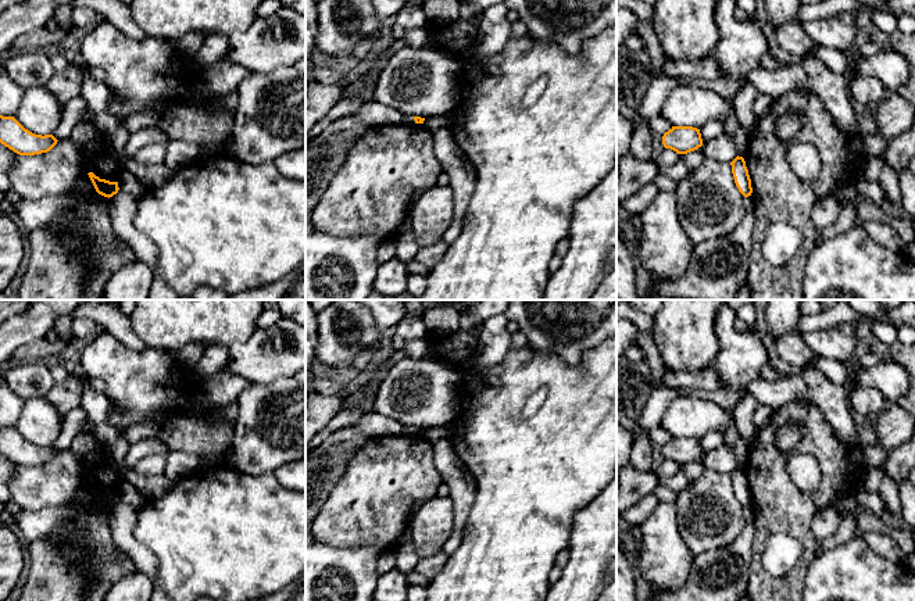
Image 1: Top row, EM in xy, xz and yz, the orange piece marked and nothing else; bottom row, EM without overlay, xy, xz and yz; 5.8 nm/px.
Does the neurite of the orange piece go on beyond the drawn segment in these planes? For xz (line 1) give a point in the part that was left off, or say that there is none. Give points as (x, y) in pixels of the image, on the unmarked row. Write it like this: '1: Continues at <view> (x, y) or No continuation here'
1: No continuation here

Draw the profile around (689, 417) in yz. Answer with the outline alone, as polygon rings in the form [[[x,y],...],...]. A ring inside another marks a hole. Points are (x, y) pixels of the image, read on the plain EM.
[[[697,397],[673,400],[661,419],[661,426],[672,437],[703,439],[708,430],[729,425],[728,414],[715,403]]]

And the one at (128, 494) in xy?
[[[125,477],[121,480],[118,486],[118,498],[121,502],[132,507],[135,511],[137,511],[142,507],[144,500],[135,489],[135,486],[131,484]]]

